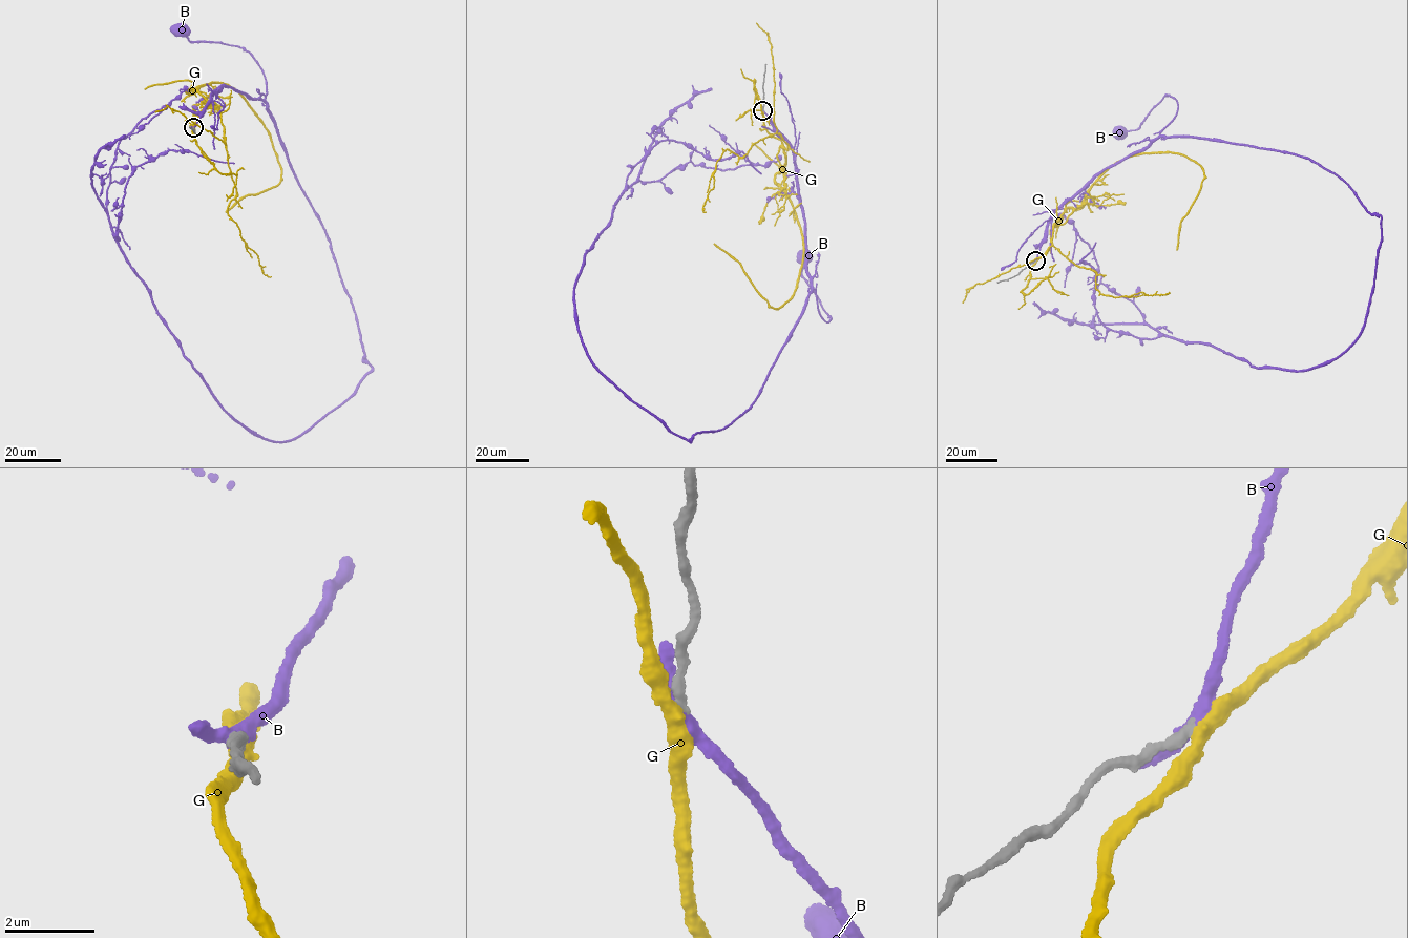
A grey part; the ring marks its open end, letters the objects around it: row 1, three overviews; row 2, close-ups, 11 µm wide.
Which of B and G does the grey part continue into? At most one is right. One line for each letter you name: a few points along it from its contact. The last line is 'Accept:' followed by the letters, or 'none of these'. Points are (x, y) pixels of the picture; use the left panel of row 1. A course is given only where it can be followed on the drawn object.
B: Its course: (193, 127), (210, 97), (224, 86), (249, 99), (265, 98), (265, 77), (240, 46), (190, 41), (182, 32)
Accept: B

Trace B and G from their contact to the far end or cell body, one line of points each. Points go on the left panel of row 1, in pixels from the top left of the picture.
B: (193, 127), (210, 97), (224, 86), (249, 99), (265, 98), (265, 77), (240, 46), (190, 41), (182, 32)
G: (194, 127), (207, 99), (192, 89), (186, 91), (216, 82), (247, 100), (271, 136), (279, 184), (225, 212)

